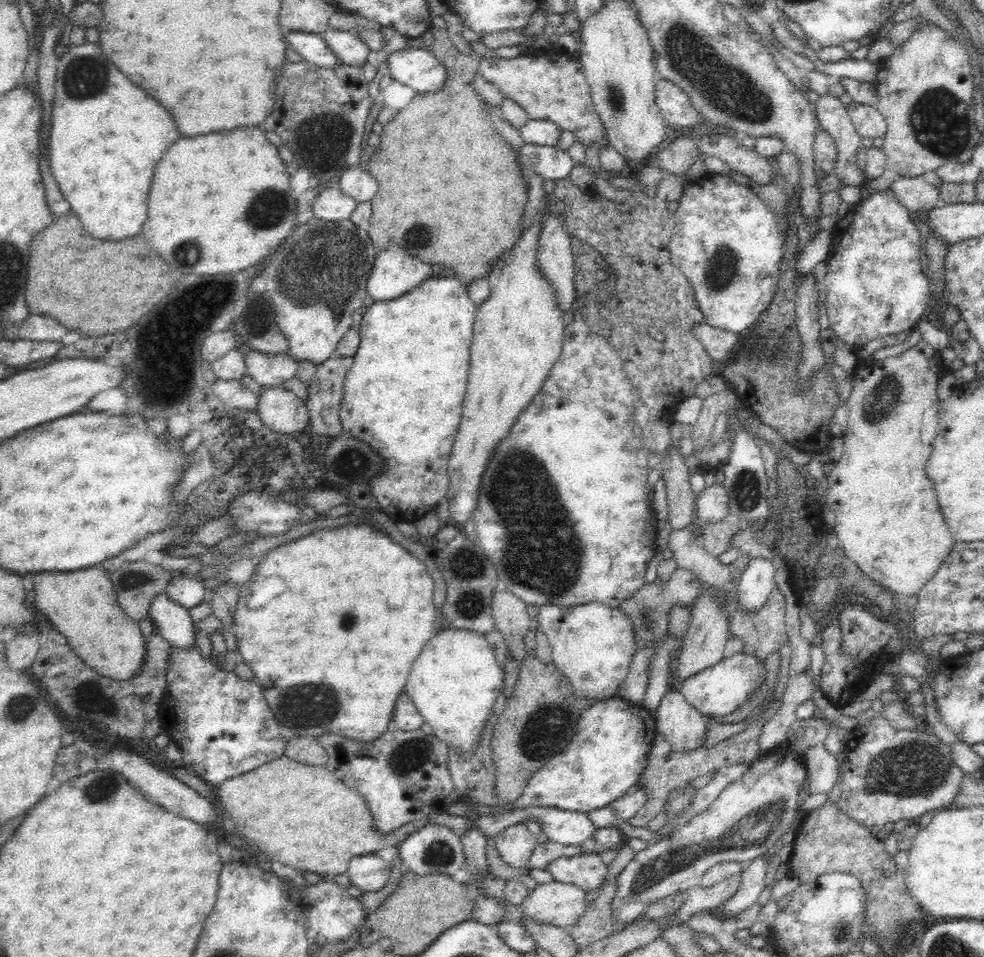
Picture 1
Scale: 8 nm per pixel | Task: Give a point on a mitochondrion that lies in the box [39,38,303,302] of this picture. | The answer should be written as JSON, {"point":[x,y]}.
{"point":[270,209]}

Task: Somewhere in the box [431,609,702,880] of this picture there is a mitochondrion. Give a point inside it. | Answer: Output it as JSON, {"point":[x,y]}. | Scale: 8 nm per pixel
{"point":[543,741]}

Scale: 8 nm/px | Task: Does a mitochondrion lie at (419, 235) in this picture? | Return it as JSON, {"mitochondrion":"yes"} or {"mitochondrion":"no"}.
{"mitochondrion":"yes"}

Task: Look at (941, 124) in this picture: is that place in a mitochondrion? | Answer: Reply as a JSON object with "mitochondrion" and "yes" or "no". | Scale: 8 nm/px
{"mitochondrion":"yes"}

